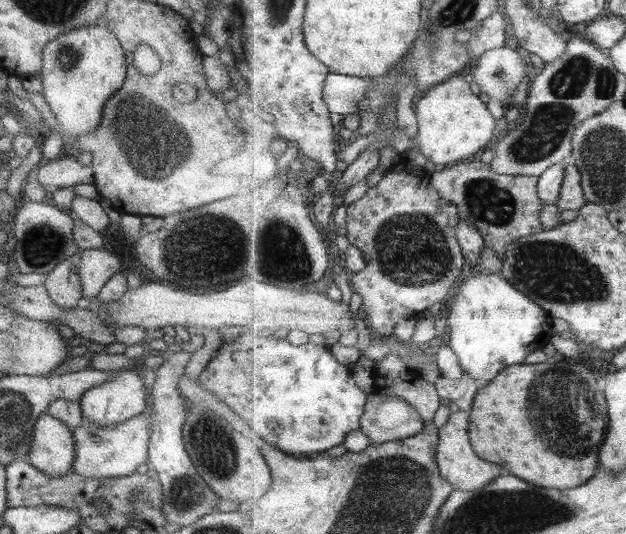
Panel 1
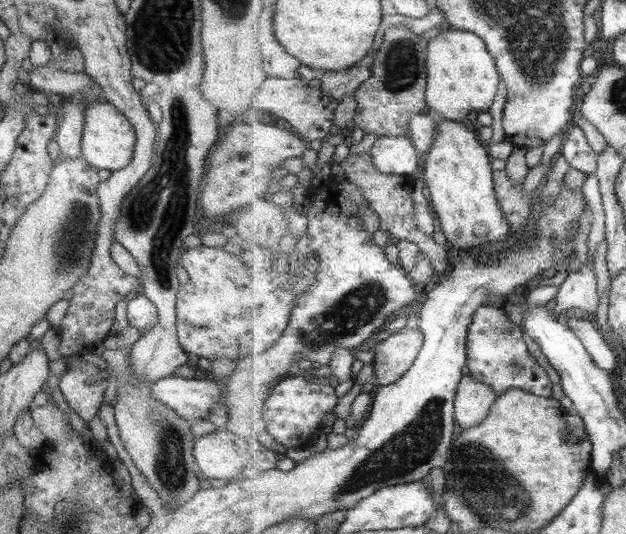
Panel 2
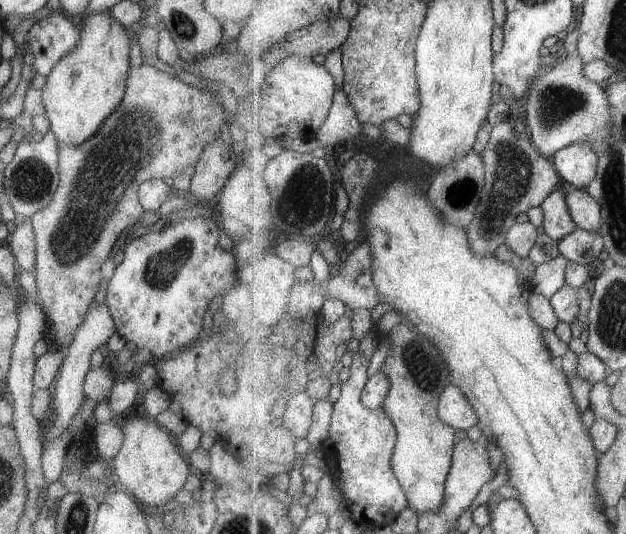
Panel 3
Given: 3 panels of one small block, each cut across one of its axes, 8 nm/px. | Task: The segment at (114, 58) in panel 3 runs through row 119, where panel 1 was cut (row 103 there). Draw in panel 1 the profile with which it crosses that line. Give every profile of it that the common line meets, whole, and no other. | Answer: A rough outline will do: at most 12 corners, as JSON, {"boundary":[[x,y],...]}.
{"boundary":[[104,23],[51,39],[42,94],[66,139],[93,133],[126,60]]}

